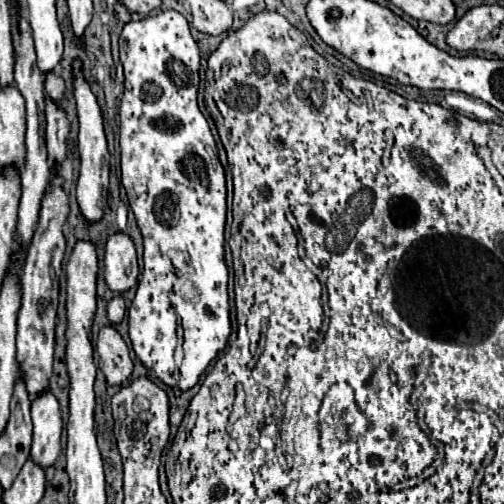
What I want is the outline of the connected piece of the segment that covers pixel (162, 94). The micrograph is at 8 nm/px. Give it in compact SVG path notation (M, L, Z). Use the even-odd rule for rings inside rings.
M160 11L156 15L150 15L142 21L130 21L122 27L119 37L121 51L126 57L120 57L120 63L126 75L126 91L120 101L120 153L122 153L122 185L126 187L130 207L136 215L136 223L140 227L142 239L144 239L144 271L142 279L138 283L136 297L128 309L128 329L130 329L130 341L136 357L152 369L166 385L178 387L182 391L196 385L198 377L204 373L208 363L226 347L228 335L230 335L230 305L228 305L228 267L224 257L225 224L226 224L226 179L225 170L218 161L218 149L214 143L214 137L210 133L208 121L198 109L198 85L200 83L200 49L196 41L190 35L188 21L178 11Z

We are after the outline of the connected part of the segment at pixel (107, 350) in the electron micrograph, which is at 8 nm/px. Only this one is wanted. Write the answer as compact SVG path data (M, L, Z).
M112 325L100 329L96 351L100 355L100 369L104 371L106 381L110 385L124 385L132 373L132 359L124 339Z

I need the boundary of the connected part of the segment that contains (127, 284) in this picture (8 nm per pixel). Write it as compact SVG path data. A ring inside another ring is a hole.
M128 233L108 237L104 255L104 279L114 293L124 293L138 281L136 247Z

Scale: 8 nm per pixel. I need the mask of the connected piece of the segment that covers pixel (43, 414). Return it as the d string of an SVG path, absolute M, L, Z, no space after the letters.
M50 389L36 395L32 401L32 423L34 441L30 457L40 467L50 467L60 455L60 435L62 435L62 413L60 403Z

